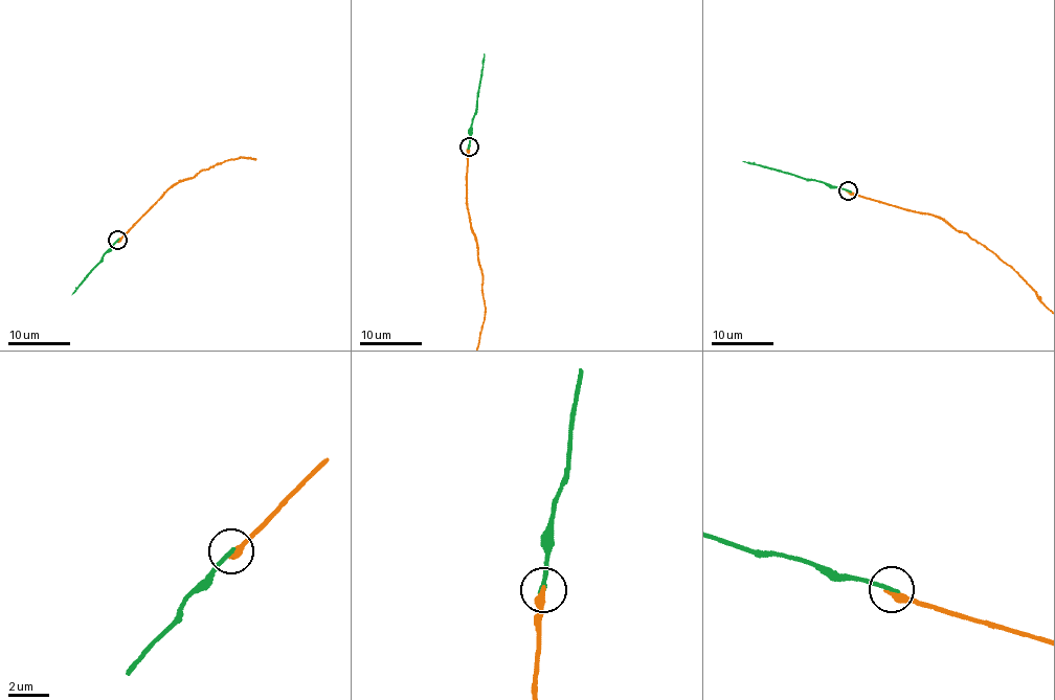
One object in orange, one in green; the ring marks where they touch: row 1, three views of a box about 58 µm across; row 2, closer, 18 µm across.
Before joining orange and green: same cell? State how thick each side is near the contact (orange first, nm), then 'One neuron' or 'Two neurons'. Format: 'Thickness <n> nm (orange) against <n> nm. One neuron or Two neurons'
Thickness 400 nm (orange) against 260 nm. Two neurons

